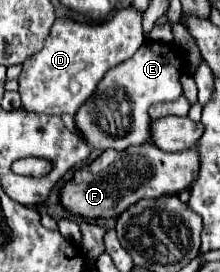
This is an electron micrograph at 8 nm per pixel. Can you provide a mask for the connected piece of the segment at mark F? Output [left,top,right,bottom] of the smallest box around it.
[62,145,198,219]

